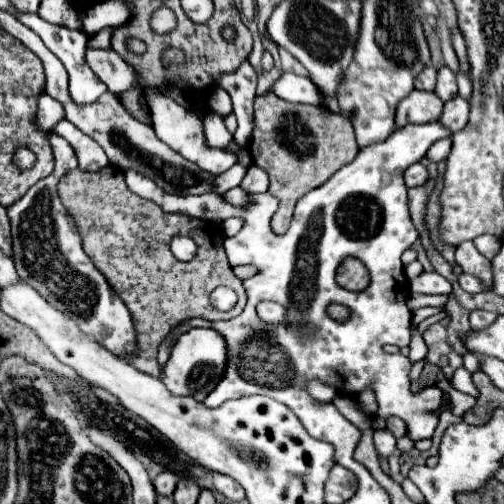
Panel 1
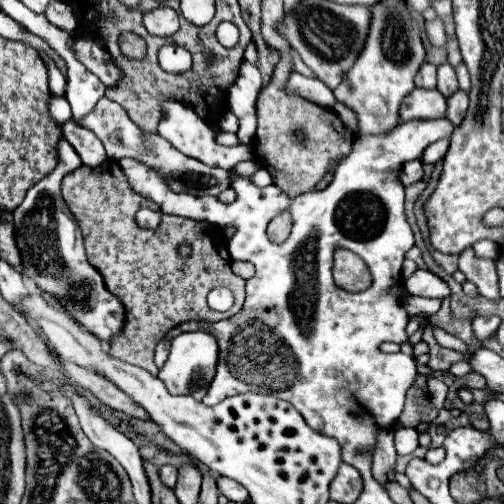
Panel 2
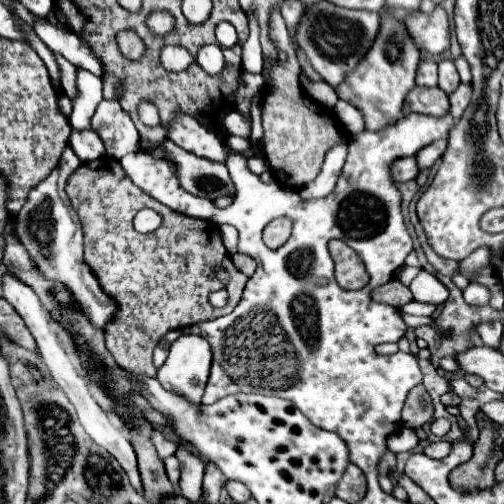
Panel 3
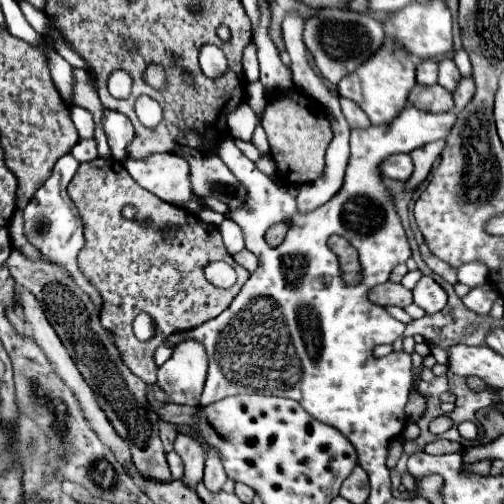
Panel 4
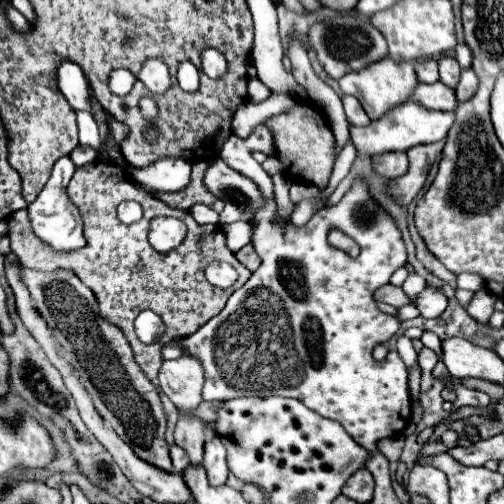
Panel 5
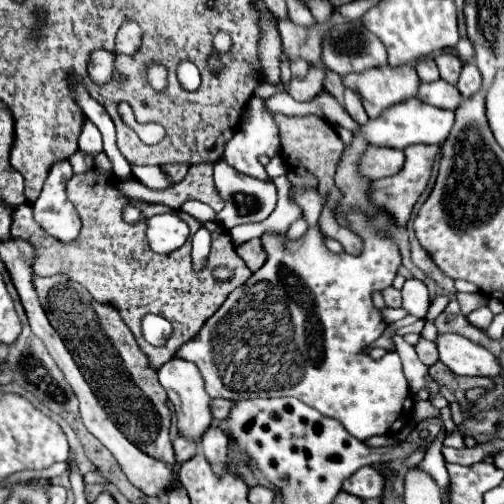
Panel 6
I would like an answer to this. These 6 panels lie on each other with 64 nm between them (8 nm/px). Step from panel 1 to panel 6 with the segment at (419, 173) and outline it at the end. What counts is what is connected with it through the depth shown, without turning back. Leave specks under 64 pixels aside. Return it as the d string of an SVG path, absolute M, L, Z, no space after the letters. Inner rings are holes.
M368 144L366 152L360 156L358 174L368 180L378 180L386 176L394 176L400 172L404 164L404 152L396 148L380 148Z

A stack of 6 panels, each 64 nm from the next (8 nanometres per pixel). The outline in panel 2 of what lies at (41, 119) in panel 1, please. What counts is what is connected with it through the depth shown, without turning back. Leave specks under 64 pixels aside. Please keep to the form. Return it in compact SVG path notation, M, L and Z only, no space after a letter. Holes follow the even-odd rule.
M60 96L60 98L52 98L50 100L50 116L54 118L54 120L58 120L58 122L68 122L70 118L72 118L72 114L70 114L70 104L68 104L68 100L64 100L64 96Z

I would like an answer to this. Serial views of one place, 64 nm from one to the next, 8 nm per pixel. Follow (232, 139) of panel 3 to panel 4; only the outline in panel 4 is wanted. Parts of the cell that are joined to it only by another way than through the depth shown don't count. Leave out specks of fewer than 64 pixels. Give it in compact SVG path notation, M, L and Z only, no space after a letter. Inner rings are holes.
M236 140L236 146L250 158L250 160L260 160L262 158L262 154L260 154L260 150L252 144L252 142L244 142L244 140Z

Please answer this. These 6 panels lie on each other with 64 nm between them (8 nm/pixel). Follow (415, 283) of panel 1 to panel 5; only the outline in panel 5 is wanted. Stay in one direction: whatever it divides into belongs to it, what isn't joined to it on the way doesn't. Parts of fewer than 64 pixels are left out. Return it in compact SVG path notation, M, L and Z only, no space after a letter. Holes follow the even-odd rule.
M426 286L426 290L418 298L418 310L424 318L440 316L446 306L448 306L447 297L440 290L434 290L430 286Z

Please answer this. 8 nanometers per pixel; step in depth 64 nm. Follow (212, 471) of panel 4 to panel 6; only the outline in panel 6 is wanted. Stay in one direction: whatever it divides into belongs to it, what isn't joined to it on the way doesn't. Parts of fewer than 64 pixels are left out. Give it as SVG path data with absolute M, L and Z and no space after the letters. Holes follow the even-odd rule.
M210 426L200 440L202 454L212 462L212 466L218 474L222 472L222 468L226 468L224 464L228 464L228 458L226 458L228 442L230 442L230 436L218 426Z

